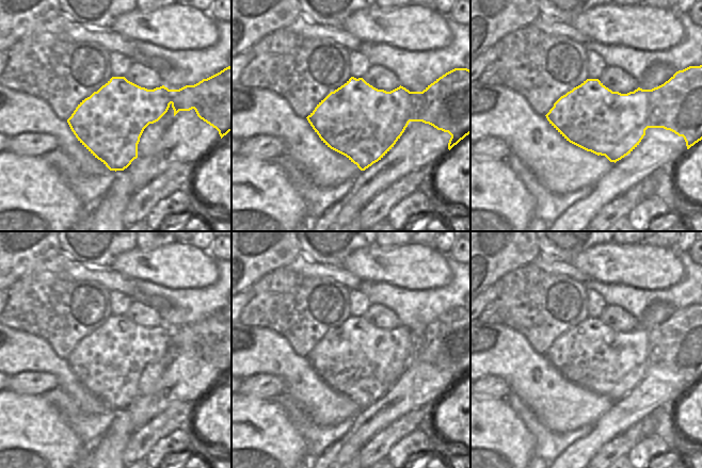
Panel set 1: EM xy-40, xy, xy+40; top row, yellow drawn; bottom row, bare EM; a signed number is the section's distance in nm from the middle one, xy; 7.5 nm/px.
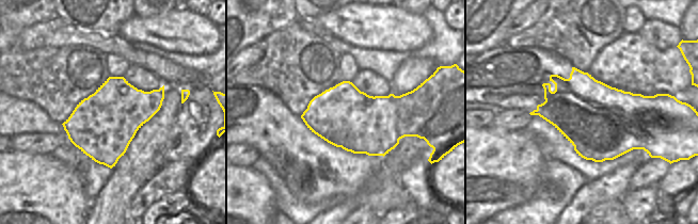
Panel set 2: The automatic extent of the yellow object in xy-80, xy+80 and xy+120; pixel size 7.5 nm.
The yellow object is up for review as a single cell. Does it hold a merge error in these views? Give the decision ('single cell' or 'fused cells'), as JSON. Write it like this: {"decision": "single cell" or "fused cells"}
{"decision": "fused cells"}

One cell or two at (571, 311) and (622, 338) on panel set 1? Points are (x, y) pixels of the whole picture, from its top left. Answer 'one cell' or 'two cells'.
two cells

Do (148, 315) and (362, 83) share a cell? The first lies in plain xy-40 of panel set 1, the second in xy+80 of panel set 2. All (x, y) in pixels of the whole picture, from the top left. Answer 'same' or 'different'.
same

